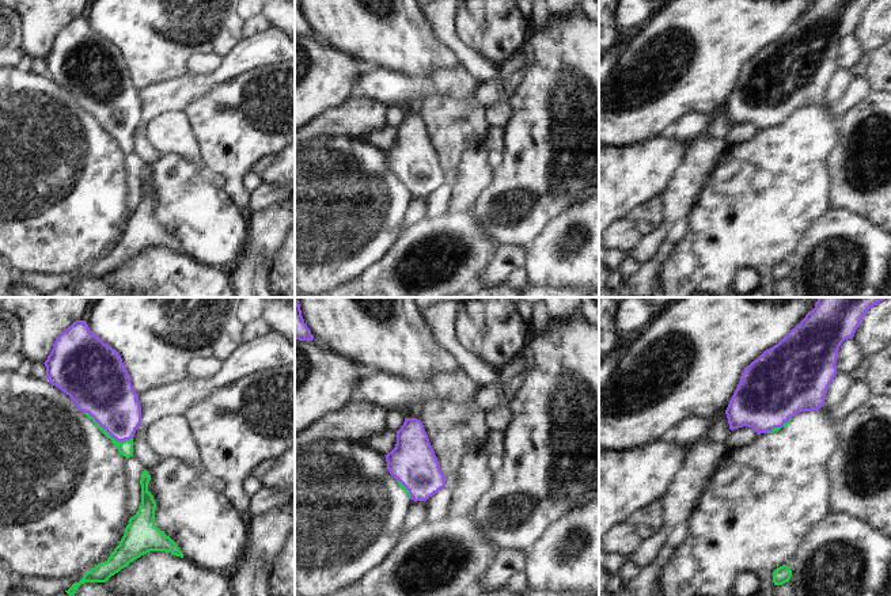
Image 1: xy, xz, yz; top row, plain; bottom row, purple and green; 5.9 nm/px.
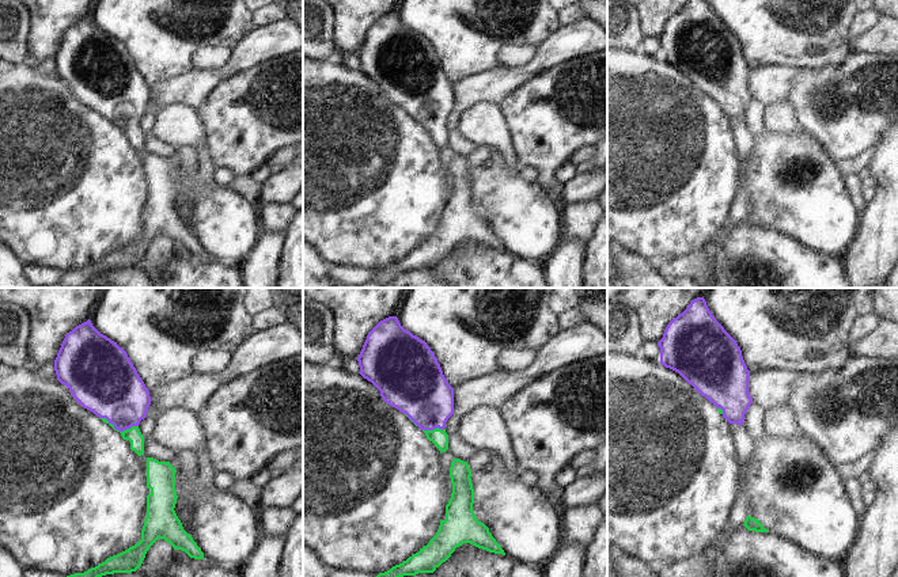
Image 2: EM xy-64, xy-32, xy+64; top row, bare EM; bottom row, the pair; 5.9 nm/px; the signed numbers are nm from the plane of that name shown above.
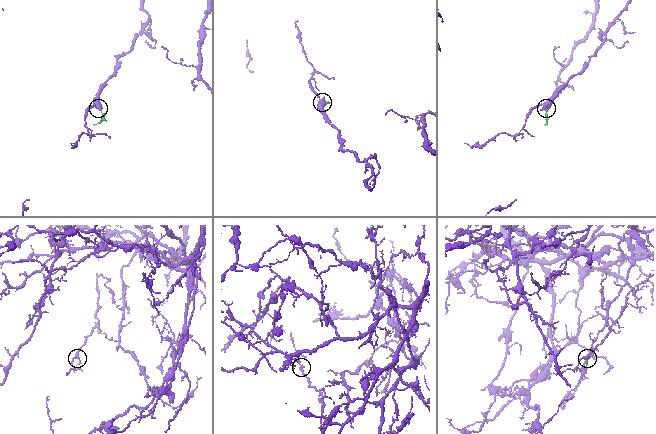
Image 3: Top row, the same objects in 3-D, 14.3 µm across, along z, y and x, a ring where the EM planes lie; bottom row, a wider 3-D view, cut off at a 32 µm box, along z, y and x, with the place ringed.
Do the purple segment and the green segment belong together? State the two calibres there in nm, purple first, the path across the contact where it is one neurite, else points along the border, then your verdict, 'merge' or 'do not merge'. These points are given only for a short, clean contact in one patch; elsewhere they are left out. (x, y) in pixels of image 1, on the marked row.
calibres 320 and 90 nm; way xy (105, 391), (109, 403), (109, 433), (125, 448); merge

